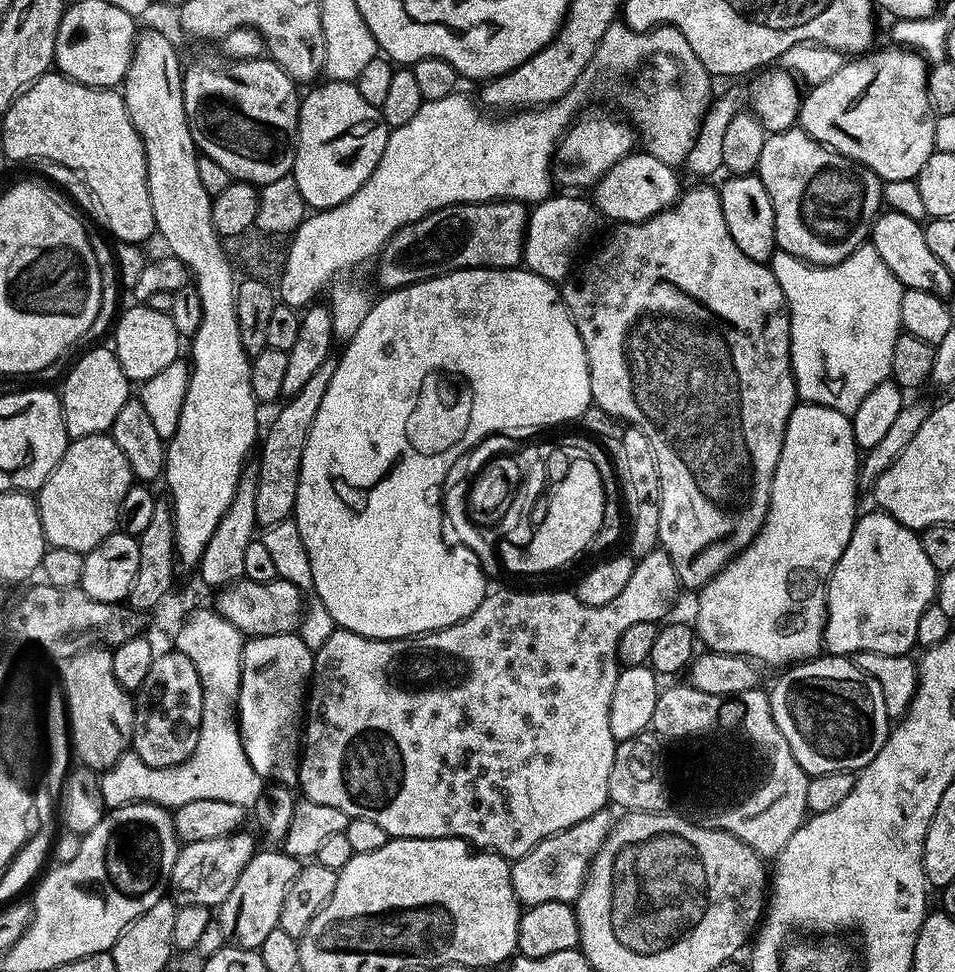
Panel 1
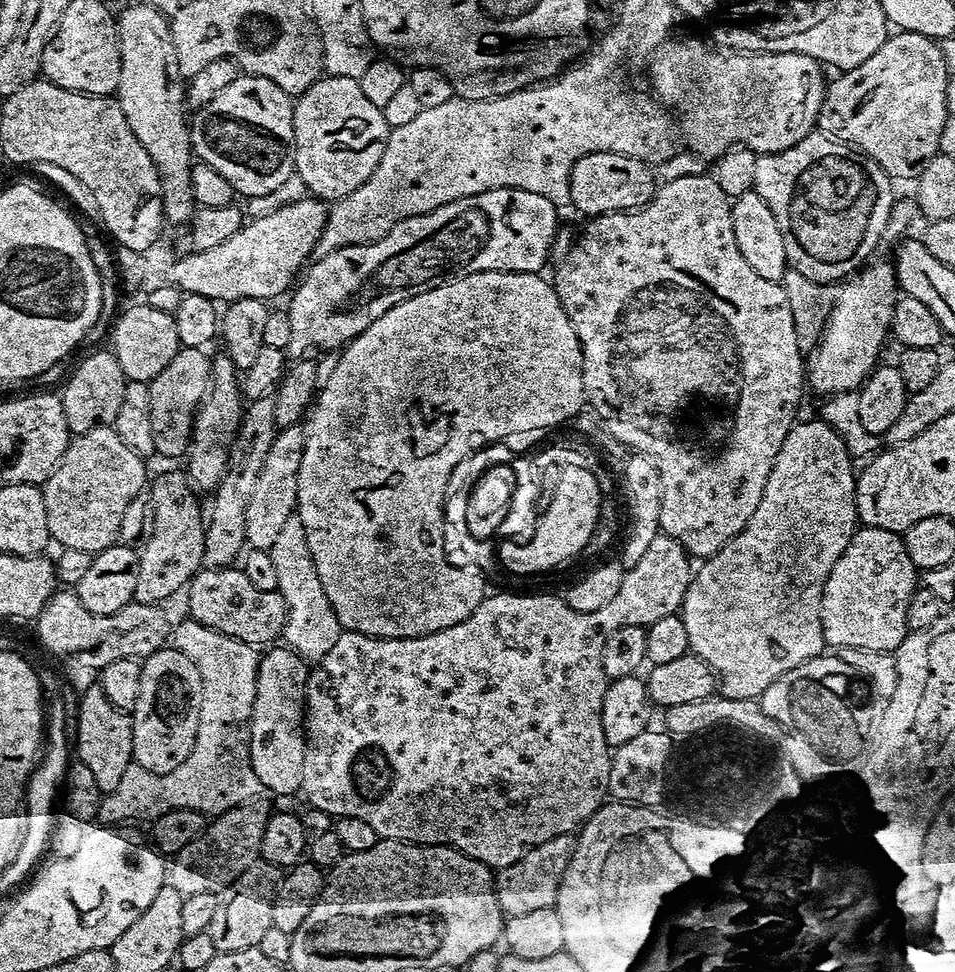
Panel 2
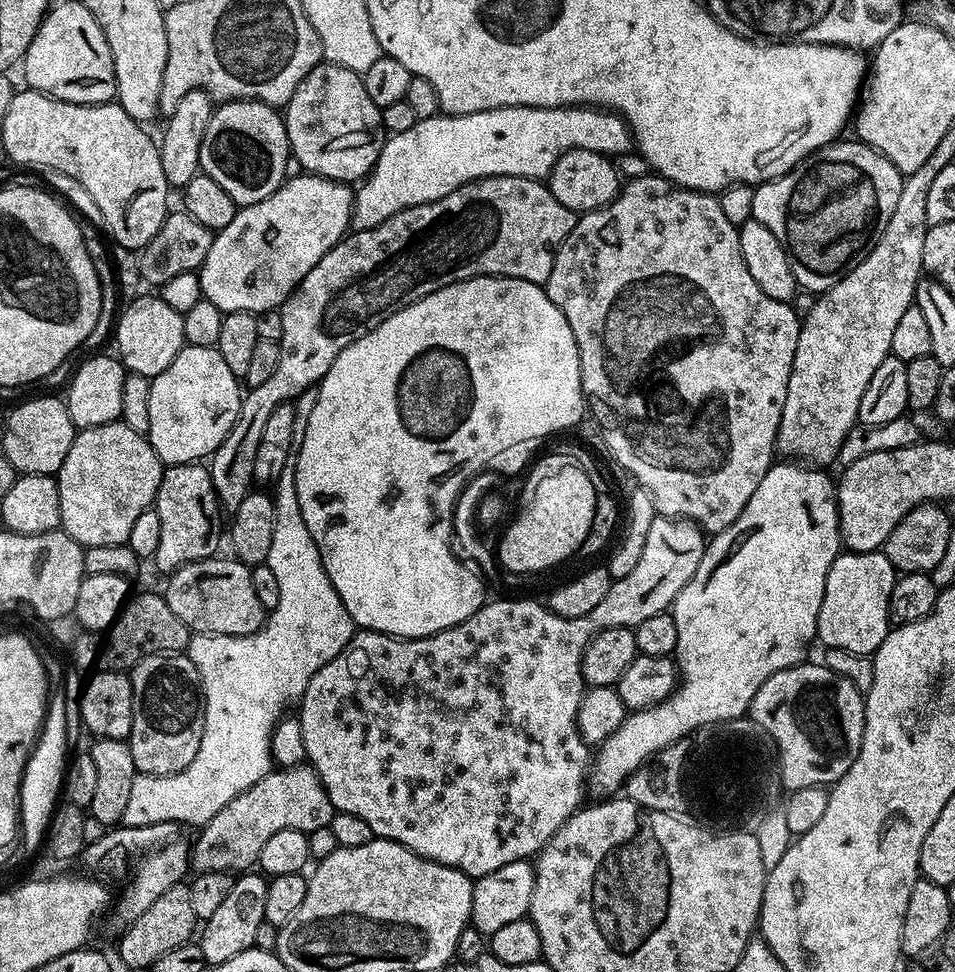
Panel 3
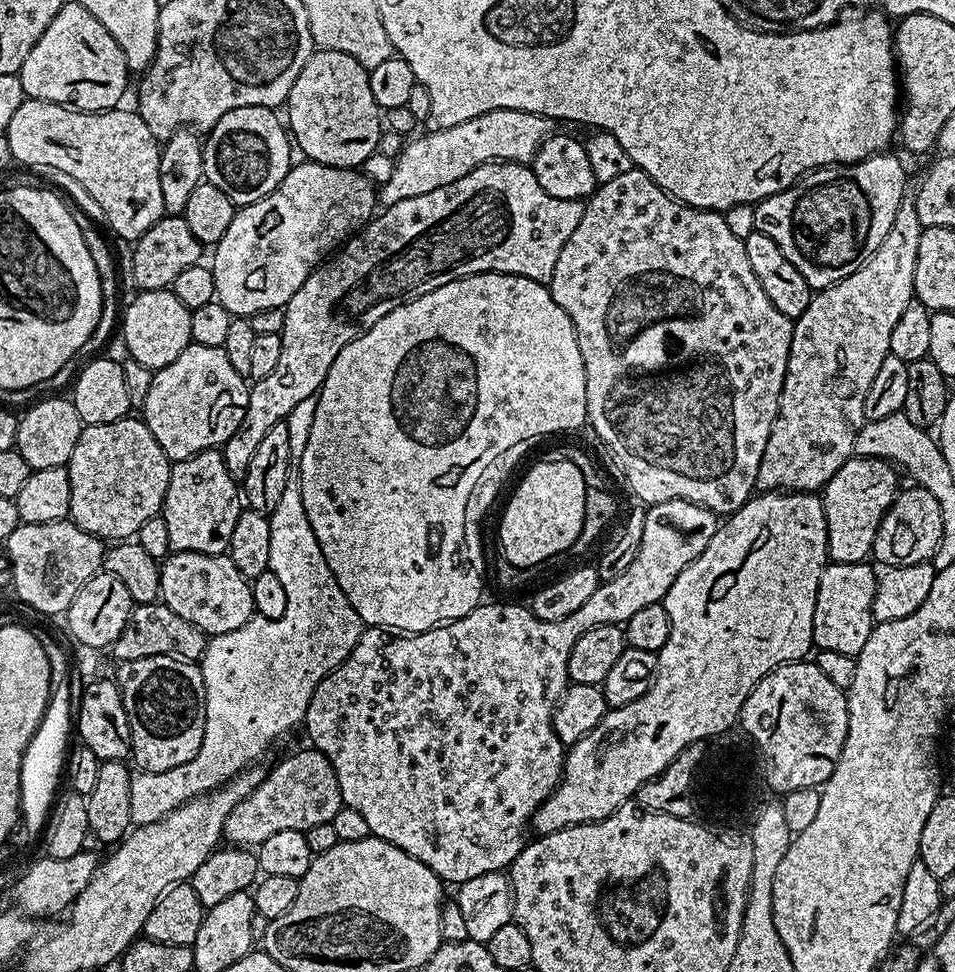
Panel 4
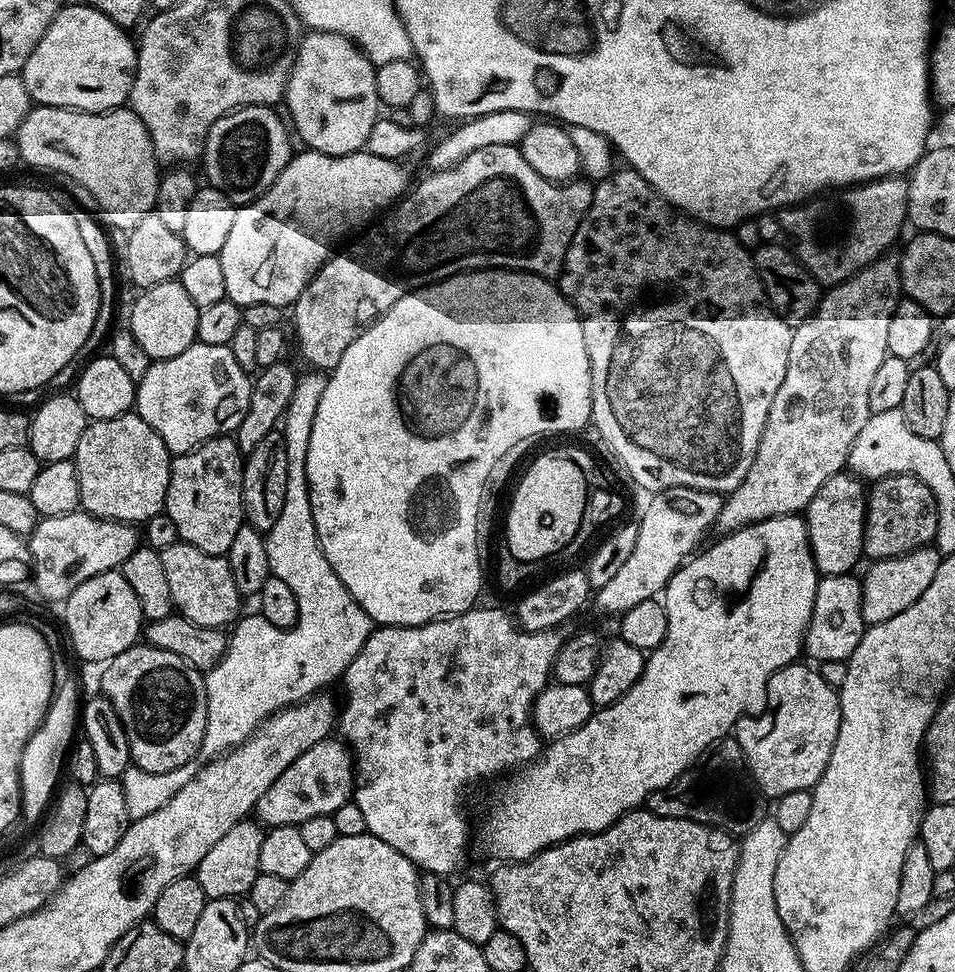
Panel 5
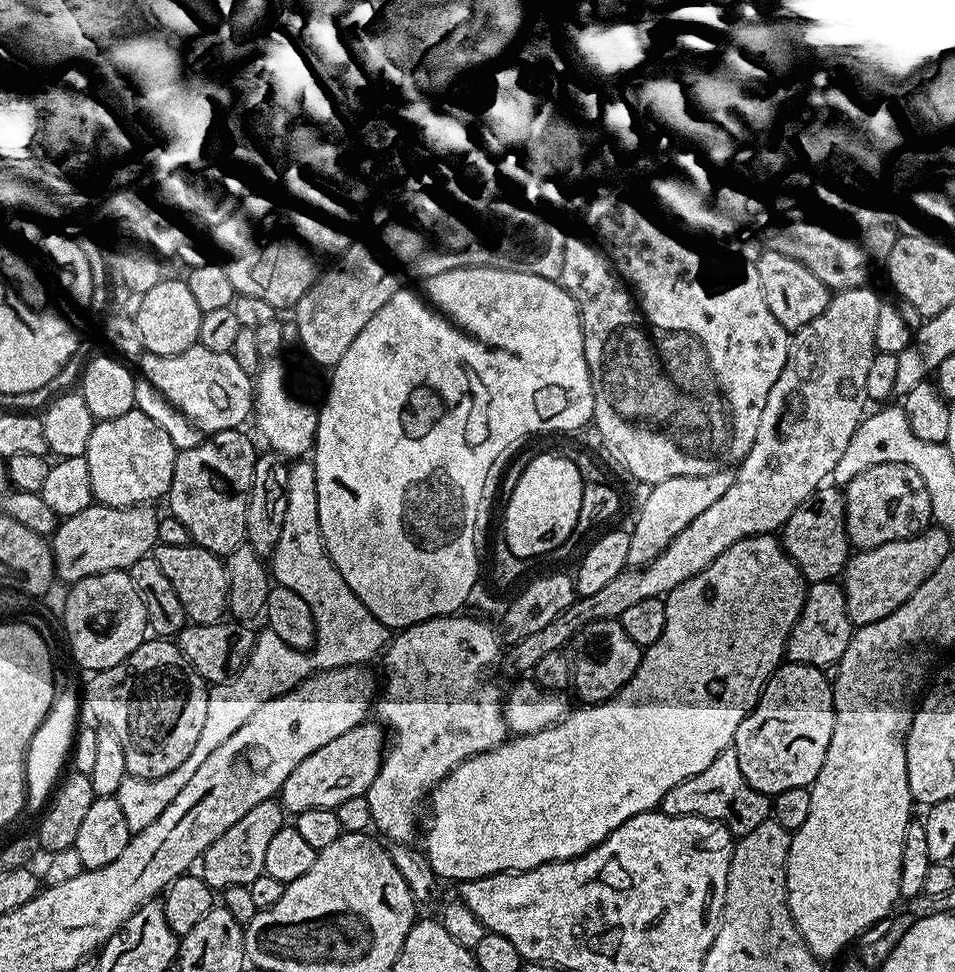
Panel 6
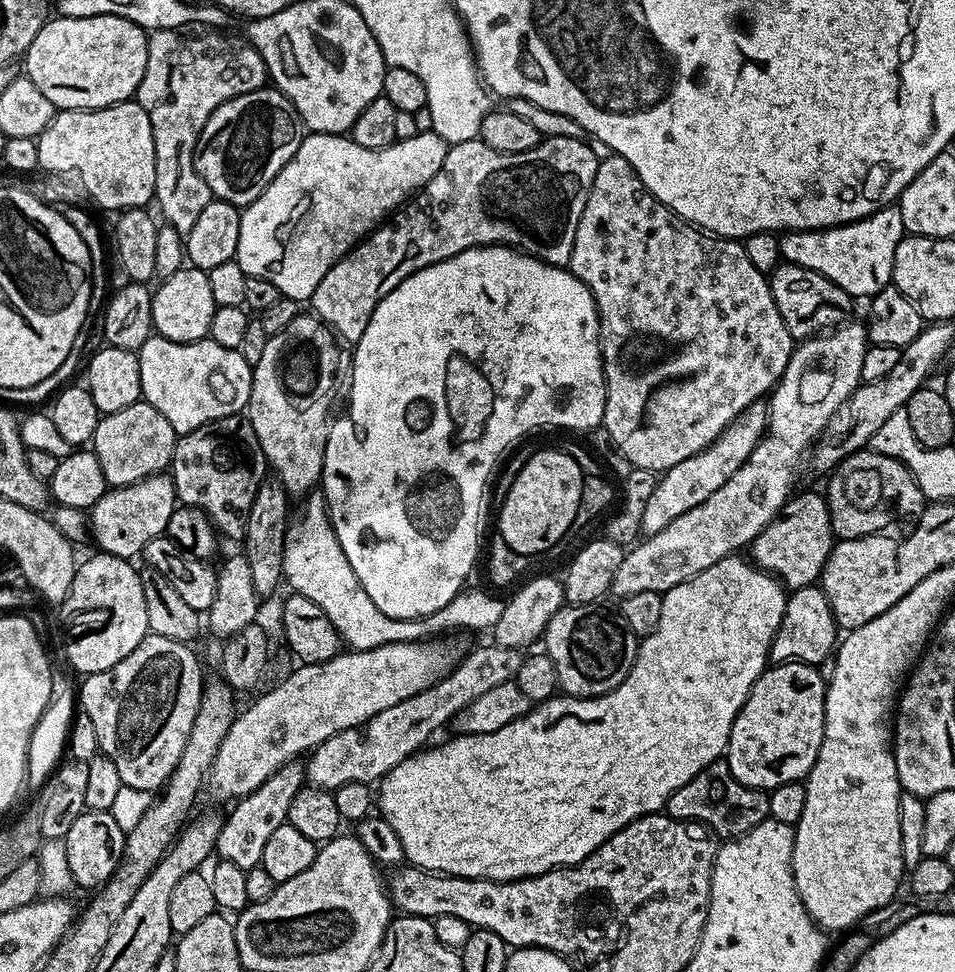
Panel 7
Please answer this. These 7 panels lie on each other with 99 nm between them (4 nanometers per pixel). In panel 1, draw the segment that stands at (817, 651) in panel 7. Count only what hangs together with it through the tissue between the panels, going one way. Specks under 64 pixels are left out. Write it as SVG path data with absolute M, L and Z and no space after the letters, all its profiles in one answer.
M871 510L857 519L850 542L846 546L846 550L842 550L842 558L838 558L838 562L834 566L831 576L828 577L828 617L824 623L823 647L827 649L831 655L851 657L853 652L873 652L874 654L890 654L891 656L907 656L913 650L912 647L918 644L919 622L928 607L934 604L936 598L936 588L938 581L938 573L934 570L934 566L930 566L930 558L926 558L926 550L922 550L922 542L920 536L911 528L907 528L904 524L900 524L893 516L887 516L886 513L879 510Z

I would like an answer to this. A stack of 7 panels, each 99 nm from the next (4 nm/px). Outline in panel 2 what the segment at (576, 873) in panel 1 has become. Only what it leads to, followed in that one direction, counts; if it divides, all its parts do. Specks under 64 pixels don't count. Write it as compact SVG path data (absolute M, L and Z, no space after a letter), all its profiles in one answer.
M571 835L559 836L545 844L534 846L522 858L518 858L518 862L495 873L498 906L505 917L531 914L534 910L552 908L555 905L558 886L562 882L568 860L572 857L573 847L574 840Z

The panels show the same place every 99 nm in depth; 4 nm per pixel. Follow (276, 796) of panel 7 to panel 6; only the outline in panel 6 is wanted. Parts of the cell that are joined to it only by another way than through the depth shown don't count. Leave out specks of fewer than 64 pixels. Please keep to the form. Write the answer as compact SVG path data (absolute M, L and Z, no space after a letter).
M273 798L254 806L222 834L213 844L204 851L202 857L202 875L206 883L213 890L223 890L230 886L242 886L254 882L254 878L264 875L264 862L266 860L266 849L270 838L278 834L280 828L285 827L286 813L280 807L279 799Z

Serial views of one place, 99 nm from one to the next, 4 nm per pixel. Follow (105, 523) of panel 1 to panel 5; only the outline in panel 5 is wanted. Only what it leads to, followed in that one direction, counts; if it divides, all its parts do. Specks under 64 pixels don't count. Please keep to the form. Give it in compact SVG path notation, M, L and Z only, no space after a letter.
M135 411L118 418L91 421L78 442L74 463L78 470L80 508L90 515L140 526L164 512L172 456L162 438Z

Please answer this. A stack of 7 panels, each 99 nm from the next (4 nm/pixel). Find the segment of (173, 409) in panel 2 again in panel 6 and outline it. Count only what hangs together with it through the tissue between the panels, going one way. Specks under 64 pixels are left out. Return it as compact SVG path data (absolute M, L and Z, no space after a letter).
M207 338L185 348L161 348L154 346L138 362L139 403L151 410L168 427L170 442L179 450L201 444L218 426L226 422L244 420L251 413L252 399L256 393L256 372L240 357L235 348L218 346Z

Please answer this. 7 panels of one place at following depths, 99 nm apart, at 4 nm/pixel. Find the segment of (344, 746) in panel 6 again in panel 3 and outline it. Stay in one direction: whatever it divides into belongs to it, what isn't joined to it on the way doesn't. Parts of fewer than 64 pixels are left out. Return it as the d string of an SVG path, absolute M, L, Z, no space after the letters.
M297 766L294 768L277 767L275 770L266 773L254 786L250 786L238 798L226 802L214 818L210 818L208 824L199 829L200 837L190 848L190 868L193 873L201 872L227 872L229 874L240 874L257 863L262 854L262 846L266 841L278 834L278 830L298 830L299 832L313 832L319 828L326 828L331 825L334 809L318 774L310 766Z

